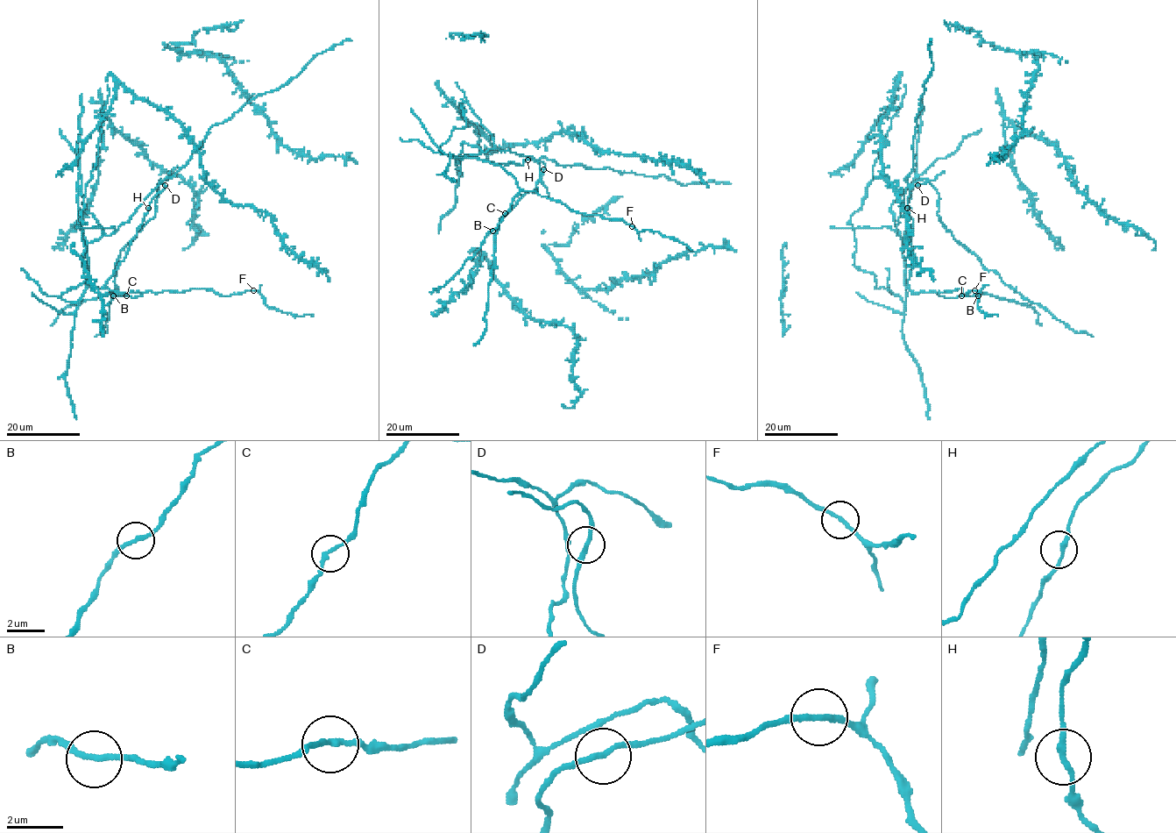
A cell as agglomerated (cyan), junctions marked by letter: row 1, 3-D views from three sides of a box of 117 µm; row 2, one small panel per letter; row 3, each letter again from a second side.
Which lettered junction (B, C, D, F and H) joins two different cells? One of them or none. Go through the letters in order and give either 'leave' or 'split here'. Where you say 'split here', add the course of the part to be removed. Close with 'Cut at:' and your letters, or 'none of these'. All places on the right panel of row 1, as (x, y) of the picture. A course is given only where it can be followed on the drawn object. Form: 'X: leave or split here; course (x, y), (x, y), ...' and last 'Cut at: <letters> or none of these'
B: leave
C: leave
D: leave
F: leave
H: leave
Cut at: none of these

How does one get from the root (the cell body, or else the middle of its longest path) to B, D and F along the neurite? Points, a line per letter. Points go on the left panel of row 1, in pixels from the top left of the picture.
B: (85, 290), (91, 286), (124, 294), (141, 294), (134, 298), (113, 295)
D: (85, 290), (89, 286), (104, 286), (123, 259), (130, 241), (149, 209), (150, 202), (165, 185)
F: (85, 290), (89, 286), (105, 288), (126, 294), (181, 293), (205, 288), (223, 295), (253, 290)

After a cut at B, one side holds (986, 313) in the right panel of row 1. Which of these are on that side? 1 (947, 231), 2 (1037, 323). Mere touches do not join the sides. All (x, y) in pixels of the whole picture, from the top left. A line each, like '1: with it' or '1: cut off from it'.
1: with it
2: with it

